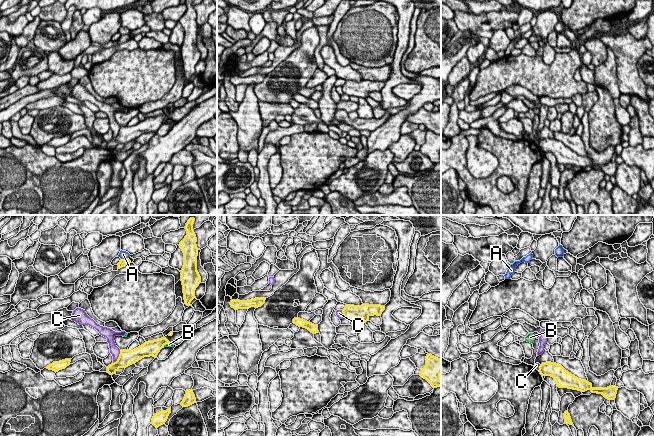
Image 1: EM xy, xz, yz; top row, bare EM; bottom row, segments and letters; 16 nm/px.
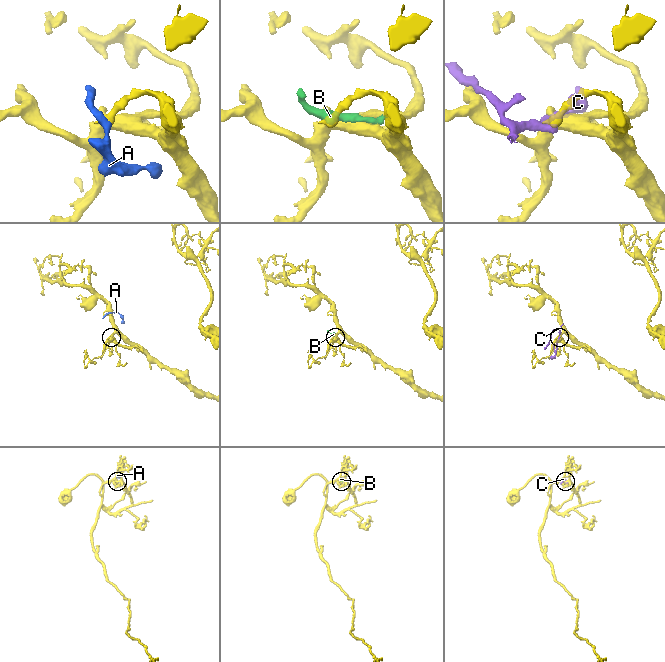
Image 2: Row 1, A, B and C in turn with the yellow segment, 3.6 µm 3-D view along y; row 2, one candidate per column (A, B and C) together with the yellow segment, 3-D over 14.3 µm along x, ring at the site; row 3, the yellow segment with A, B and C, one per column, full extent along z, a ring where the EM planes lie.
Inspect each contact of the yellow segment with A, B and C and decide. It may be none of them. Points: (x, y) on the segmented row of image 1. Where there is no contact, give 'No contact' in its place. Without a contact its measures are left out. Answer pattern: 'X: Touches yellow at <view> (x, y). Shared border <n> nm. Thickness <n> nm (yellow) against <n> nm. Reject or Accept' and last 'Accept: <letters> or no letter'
A: Touches yellow at xy (125, 258). Shared border 130 nm. Thickness 130 nm (yellow) against 130 nm. Reject
B: Touches yellow at xy (166, 343). Shared border 130 nm. Thickness 240 nm (yellow) against 60 nm. Reject
C: Touches yellow at xy (118, 357). Shared border 260 nm. Thickness 260 nm (yellow) against 160 nm. Reject
Accept: no letter

